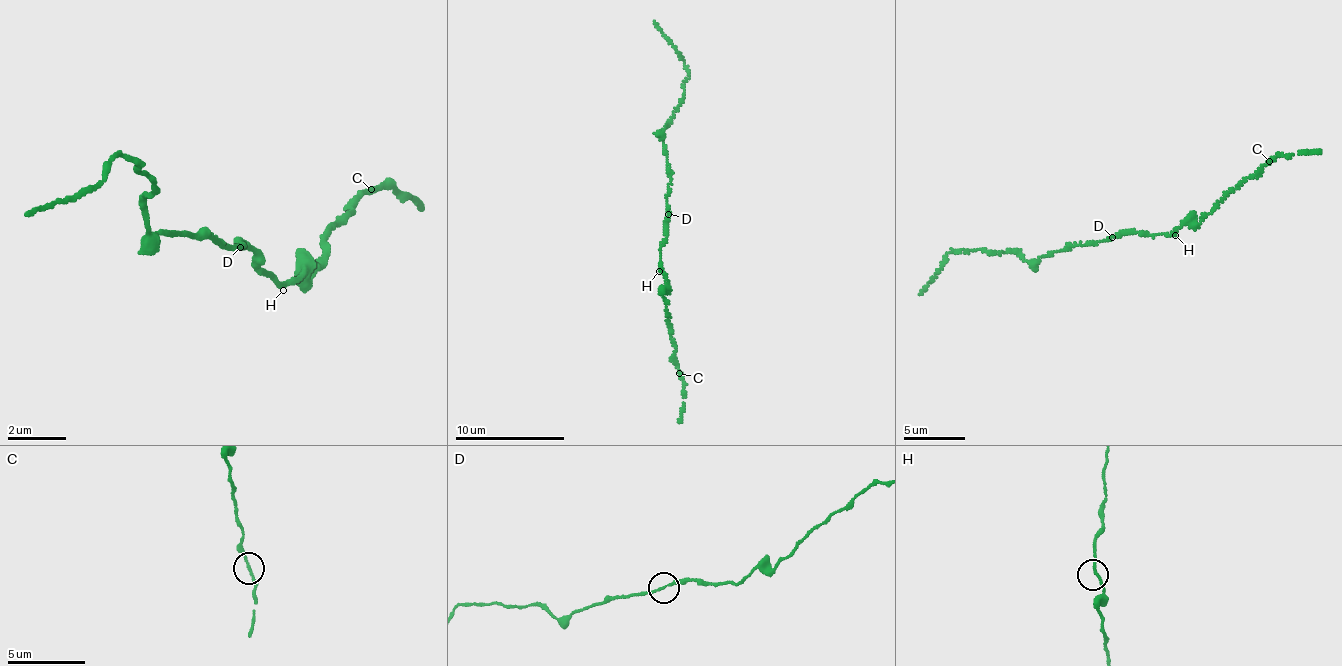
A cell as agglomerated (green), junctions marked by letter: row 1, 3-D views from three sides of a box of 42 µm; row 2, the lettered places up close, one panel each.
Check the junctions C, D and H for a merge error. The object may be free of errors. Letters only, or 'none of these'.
none of these

